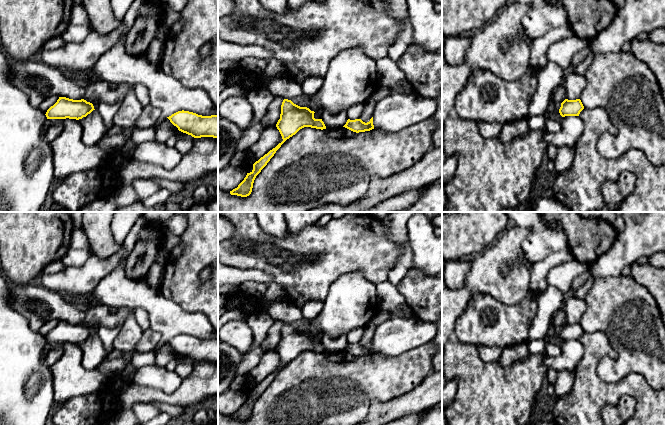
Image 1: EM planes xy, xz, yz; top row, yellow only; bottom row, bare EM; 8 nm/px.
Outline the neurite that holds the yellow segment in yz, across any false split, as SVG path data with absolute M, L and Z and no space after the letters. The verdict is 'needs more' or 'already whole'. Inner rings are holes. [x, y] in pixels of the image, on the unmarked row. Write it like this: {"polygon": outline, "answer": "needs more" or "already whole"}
{"polygon": "M565 323L561 327L559 337L562 341L565 340L579 340L580 336L584 333L584 330L580 323L568 324Z", "answer": "already whole"}

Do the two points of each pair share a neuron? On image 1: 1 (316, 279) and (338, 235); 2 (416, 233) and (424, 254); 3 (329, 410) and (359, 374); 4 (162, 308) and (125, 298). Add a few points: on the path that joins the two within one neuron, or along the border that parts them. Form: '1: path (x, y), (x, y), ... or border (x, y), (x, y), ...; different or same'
1: path (319, 268), (338, 246); same
2: path (421, 238), (424, 243), (424, 249); same
3: path (332, 401), (350, 383); same
4: path (153, 302), (148, 298), (134, 298); same

